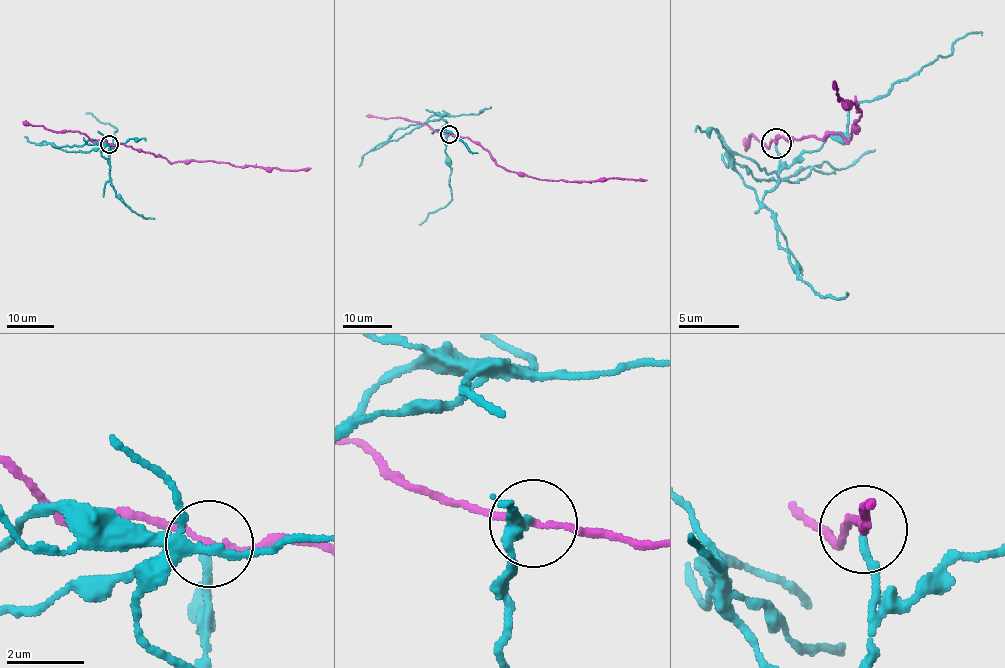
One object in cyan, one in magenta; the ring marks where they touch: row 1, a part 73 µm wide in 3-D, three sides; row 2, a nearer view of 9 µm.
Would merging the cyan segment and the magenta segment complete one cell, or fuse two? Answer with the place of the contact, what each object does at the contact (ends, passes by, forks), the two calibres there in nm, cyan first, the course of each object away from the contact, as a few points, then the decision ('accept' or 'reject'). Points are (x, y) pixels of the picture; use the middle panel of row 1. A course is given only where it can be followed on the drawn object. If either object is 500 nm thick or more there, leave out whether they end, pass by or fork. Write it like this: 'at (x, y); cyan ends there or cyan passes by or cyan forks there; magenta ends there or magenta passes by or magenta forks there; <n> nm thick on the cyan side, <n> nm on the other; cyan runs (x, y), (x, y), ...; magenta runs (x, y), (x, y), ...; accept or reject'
at (449, 134); cyan ends there; magenta passes by; 200 nm thick on the cyan side, 150 nm on the other; cyan runs (449, 135), (441, 116), (425, 121), (397, 140), (374, 147), (366, 153), (359, 166); magenta runs (449, 135), (478, 142), (497, 164), (509, 171), (541, 180), (575, 182), (613, 177), (646, 181); reject

